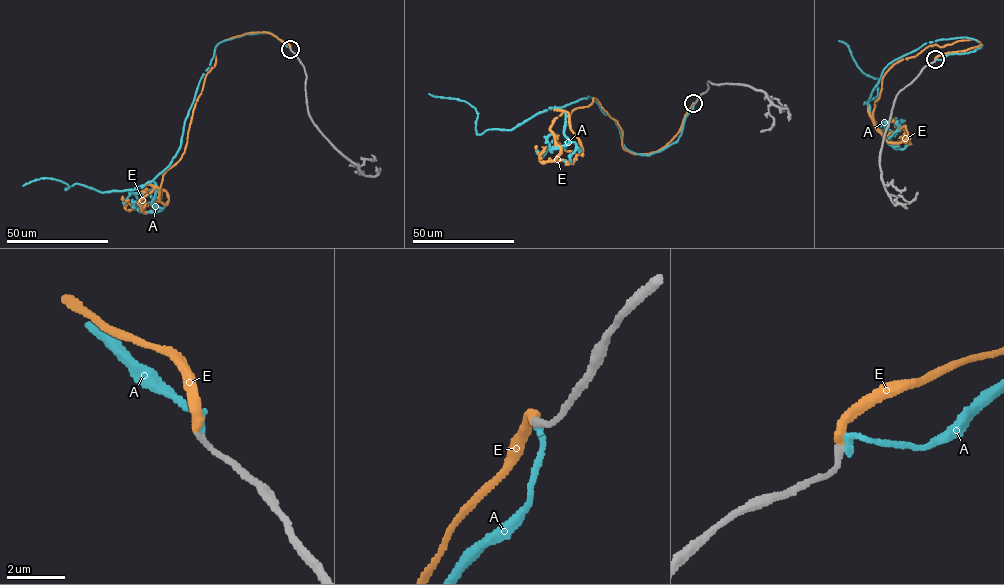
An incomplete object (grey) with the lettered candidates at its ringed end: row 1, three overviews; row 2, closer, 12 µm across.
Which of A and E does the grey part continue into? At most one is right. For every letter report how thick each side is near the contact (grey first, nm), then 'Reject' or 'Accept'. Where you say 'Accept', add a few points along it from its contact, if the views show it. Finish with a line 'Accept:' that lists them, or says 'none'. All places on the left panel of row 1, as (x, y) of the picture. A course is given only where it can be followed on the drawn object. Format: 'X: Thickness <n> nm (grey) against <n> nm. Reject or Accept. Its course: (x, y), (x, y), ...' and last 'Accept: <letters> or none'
A: Thickness 240 nm (grey) against 240 nm. Reject
E: Thickness 220 nm (grey) against 320 nm. Accept. Its course: (290, 49), (264, 31), (218, 43), (184, 152), (159, 190), (139, 202), (145, 213), (122, 199)
Accept: E

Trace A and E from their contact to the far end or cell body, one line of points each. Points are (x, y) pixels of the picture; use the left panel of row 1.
A: (290, 50), (268, 32), (217, 44), (176, 154), (141, 187), (65, 190), (42, 178), (22, 185)
E: (290, 49), (264, 31), (218, 43), (184, 152), (159, 190), (139, 202), (145, 213), (122, 199)

